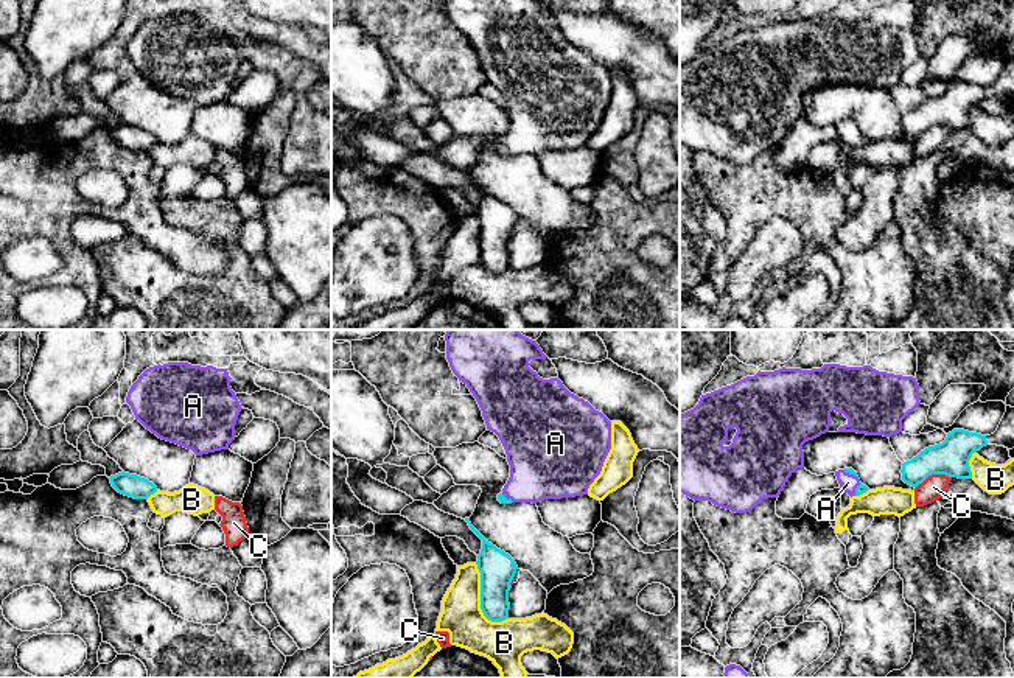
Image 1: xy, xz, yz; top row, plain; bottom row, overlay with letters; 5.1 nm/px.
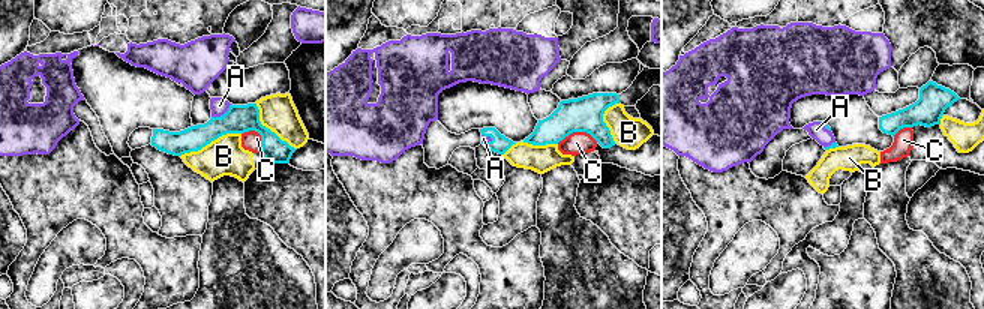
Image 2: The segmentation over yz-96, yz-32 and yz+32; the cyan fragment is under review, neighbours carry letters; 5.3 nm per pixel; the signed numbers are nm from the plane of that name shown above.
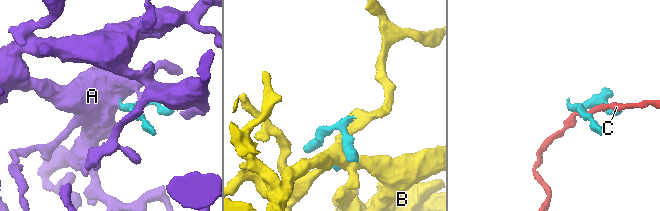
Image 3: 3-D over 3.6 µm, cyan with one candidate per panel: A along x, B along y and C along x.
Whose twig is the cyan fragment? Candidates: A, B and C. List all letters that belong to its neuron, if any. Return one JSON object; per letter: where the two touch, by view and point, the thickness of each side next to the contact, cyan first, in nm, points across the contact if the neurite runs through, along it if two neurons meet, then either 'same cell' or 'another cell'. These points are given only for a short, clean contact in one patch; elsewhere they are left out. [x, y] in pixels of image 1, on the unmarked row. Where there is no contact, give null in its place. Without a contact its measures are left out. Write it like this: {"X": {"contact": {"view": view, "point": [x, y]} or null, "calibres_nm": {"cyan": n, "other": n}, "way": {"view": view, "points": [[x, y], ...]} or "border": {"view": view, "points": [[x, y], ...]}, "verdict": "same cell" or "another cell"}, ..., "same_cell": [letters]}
{"A": {"contact": {"view": "yz", "point": [851, 125]}, "calibres_nm": {"cyan": 30, "other": 100}, "verdict": "same cell"}, "B": {"contact": {"view": "xz", "point": [481, 252]}, "calibres_nm": {"cyan": 180, "other": 220}, "verdict": "another cell"}, "C": {"contact": {"view": "yz", "point": [932, 125]}, "calibres_nm": {"cyan": 190, "other": 120}, "verdict": "another cell"}, "same_cell": ["A"]}

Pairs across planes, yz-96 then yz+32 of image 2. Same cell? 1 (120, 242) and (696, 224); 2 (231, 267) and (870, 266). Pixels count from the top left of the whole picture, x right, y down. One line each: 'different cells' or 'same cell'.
1: different cells
2: different cells

